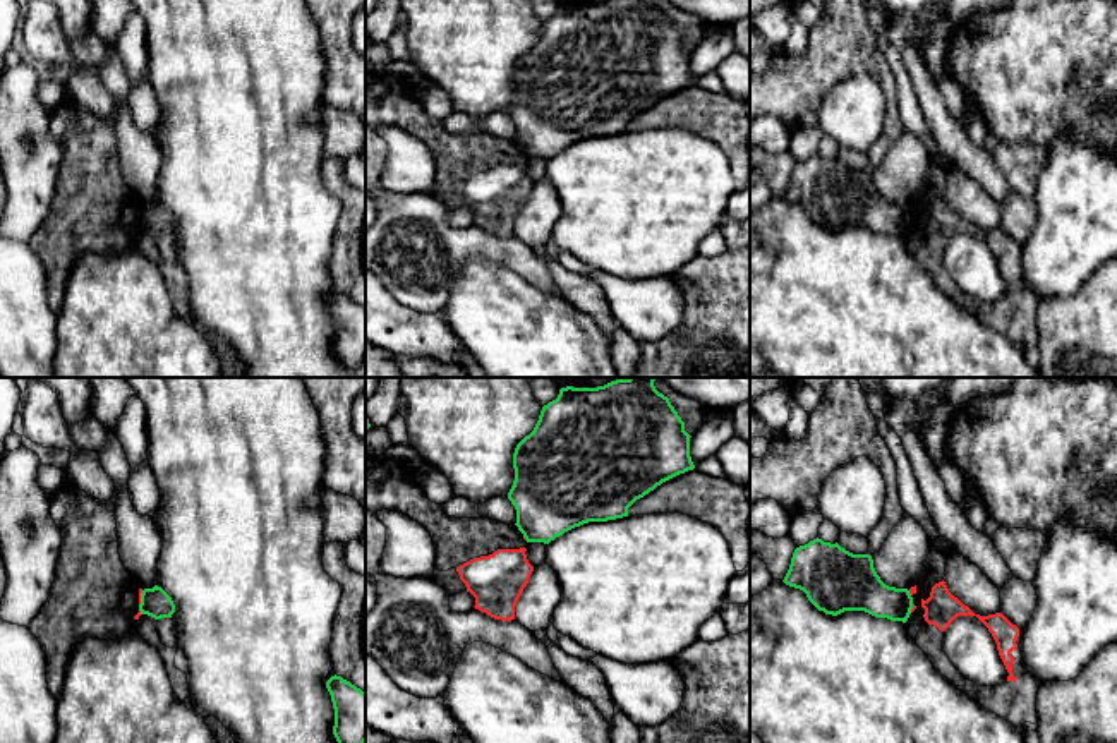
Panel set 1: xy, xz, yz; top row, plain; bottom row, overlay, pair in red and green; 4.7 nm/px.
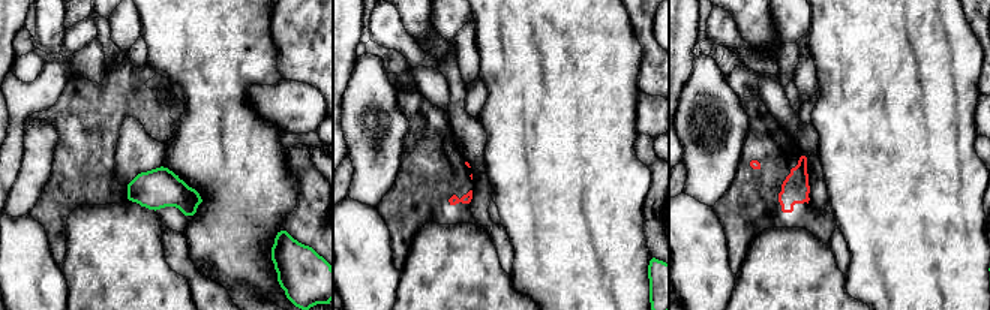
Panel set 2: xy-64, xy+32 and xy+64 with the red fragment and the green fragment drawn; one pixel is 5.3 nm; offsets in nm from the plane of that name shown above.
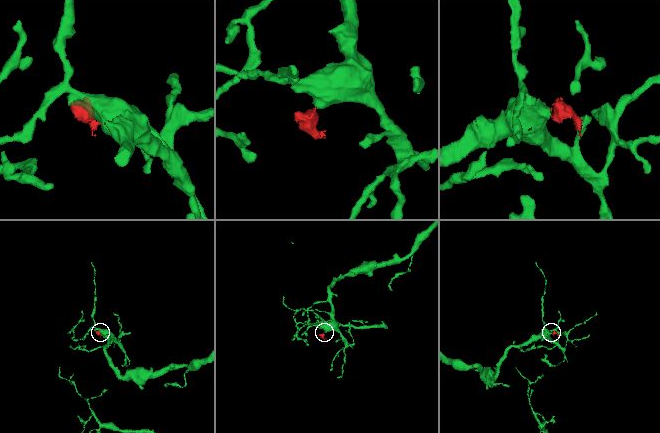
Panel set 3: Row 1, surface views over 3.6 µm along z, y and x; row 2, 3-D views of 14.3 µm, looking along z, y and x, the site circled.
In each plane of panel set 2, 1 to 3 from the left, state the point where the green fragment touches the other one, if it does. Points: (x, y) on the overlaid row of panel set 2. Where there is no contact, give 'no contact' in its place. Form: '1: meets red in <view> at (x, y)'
1: no contact
2: no contact
3: no contact

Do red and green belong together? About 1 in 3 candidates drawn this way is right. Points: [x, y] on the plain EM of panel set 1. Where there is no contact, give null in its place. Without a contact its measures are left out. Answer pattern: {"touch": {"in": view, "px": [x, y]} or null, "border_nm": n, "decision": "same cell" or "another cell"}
{"touch": {"in": "xy", "px": [139, 213]}, "border_nm": 70, "decision": "another cell"}

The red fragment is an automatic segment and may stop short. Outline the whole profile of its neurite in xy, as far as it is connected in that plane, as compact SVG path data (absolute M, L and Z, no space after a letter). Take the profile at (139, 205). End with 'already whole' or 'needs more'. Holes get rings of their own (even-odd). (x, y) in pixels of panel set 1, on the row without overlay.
M69 96L51 113L50 129L62 146L62 161L50 213L27 244L45 268L46 299L55 312L62 305L72 266L81 256L96 252L110 257L137 249L142 204L134 199L120 177L115 118L117 105L108 117L100 117Z; needs more

